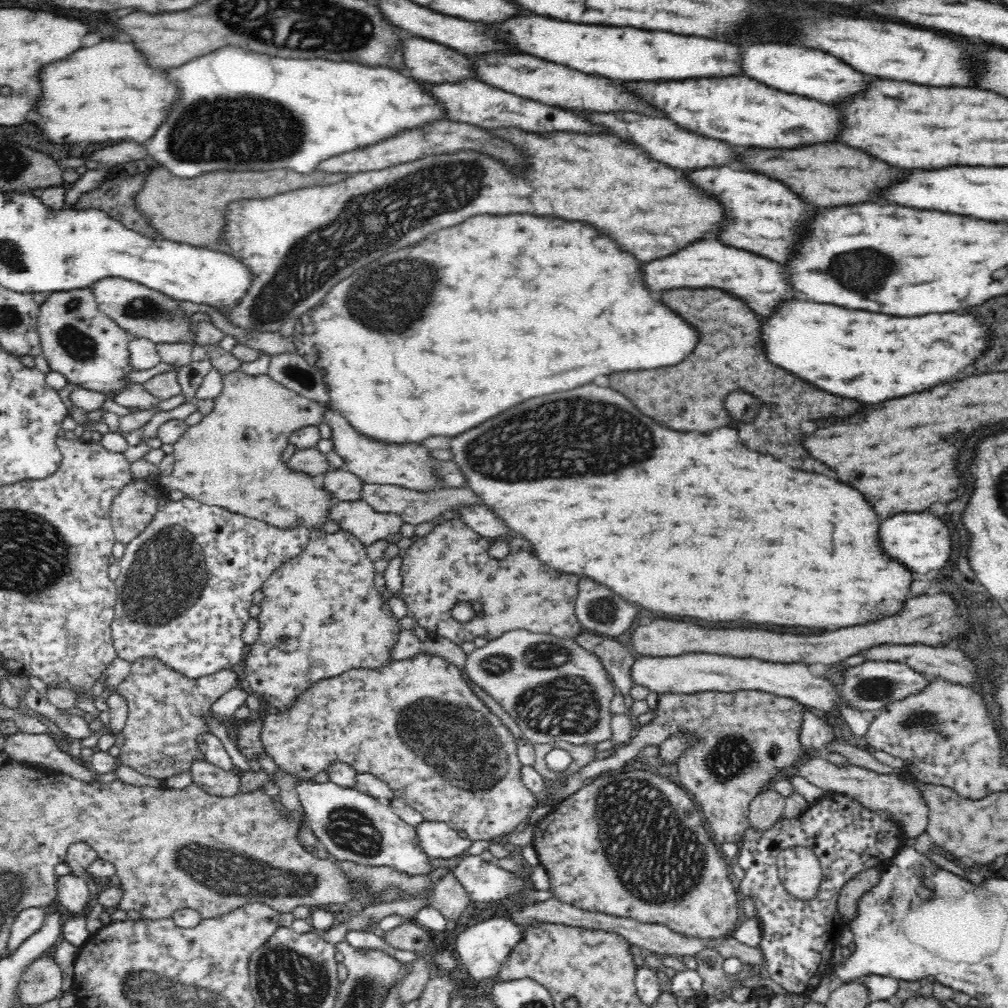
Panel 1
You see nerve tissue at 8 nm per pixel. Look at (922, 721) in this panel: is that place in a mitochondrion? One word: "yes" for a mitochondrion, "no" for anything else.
yes

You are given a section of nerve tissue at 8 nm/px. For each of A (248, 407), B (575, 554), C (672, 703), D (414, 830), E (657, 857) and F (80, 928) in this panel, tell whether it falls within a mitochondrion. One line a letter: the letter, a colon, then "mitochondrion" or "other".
A: other
B: other
C: other
D: other
E: mitochondrion
F: other

